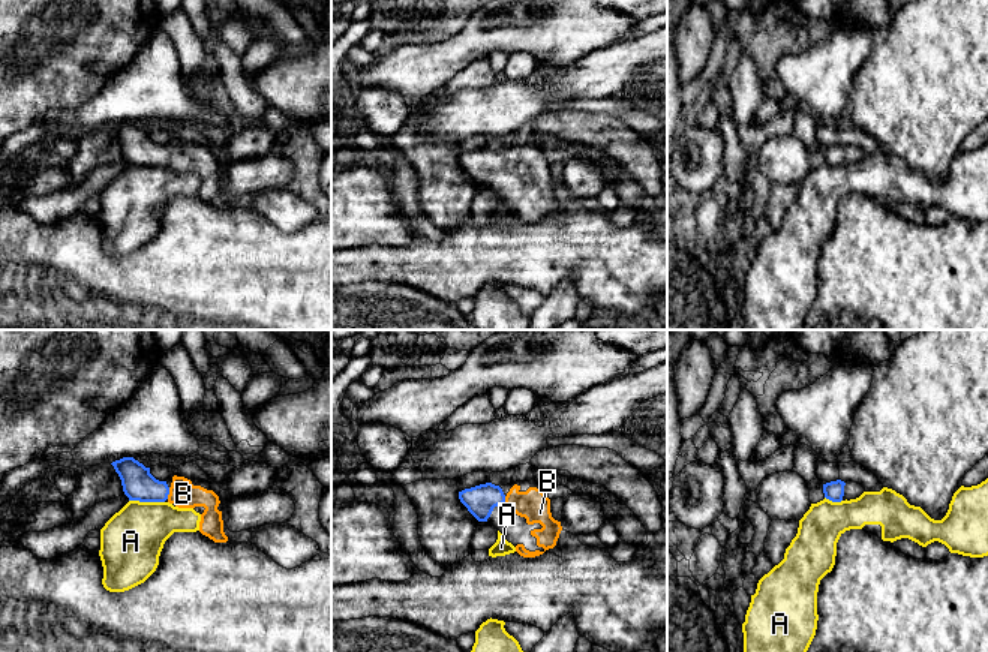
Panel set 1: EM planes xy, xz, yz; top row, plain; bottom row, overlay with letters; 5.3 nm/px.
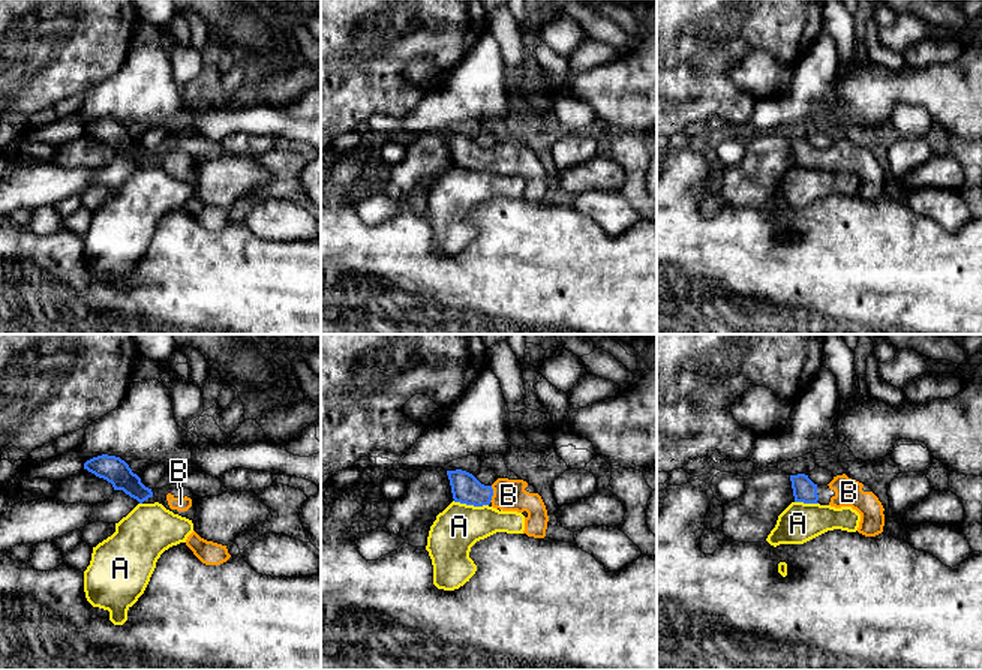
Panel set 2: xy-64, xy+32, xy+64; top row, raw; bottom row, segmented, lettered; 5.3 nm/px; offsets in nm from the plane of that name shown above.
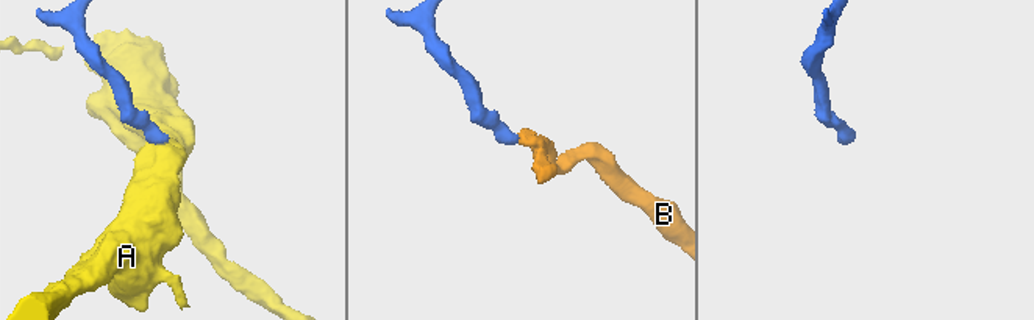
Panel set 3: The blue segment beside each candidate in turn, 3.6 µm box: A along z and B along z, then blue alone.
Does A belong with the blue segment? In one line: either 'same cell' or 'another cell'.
another cell

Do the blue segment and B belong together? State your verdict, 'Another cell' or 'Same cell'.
Same cell

